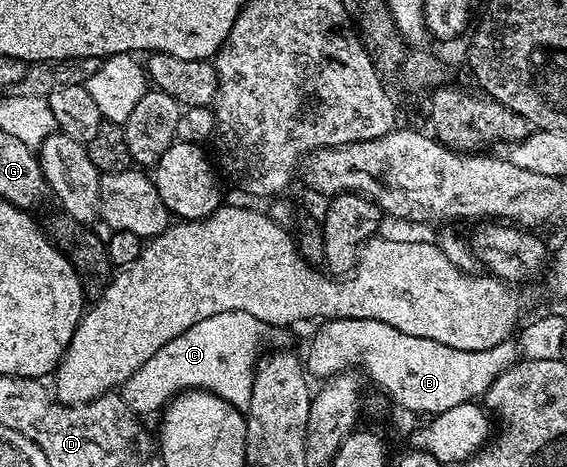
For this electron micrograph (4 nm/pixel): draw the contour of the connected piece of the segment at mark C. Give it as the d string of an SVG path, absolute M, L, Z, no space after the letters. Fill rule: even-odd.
M220 312L192 324L188 332L180 332L176 340L168 340L154 356L135 371L127 382L123 382L120 393L124 404L139 416L157 415L175 394L184 390L209 390L220 396L237 410L245 411L252 400L254 371L259 365L258 349L262 341L275 342L282 348L286 338L281 329L268 326L248 316L248 312ZM220 342L220 348L218 348Z

